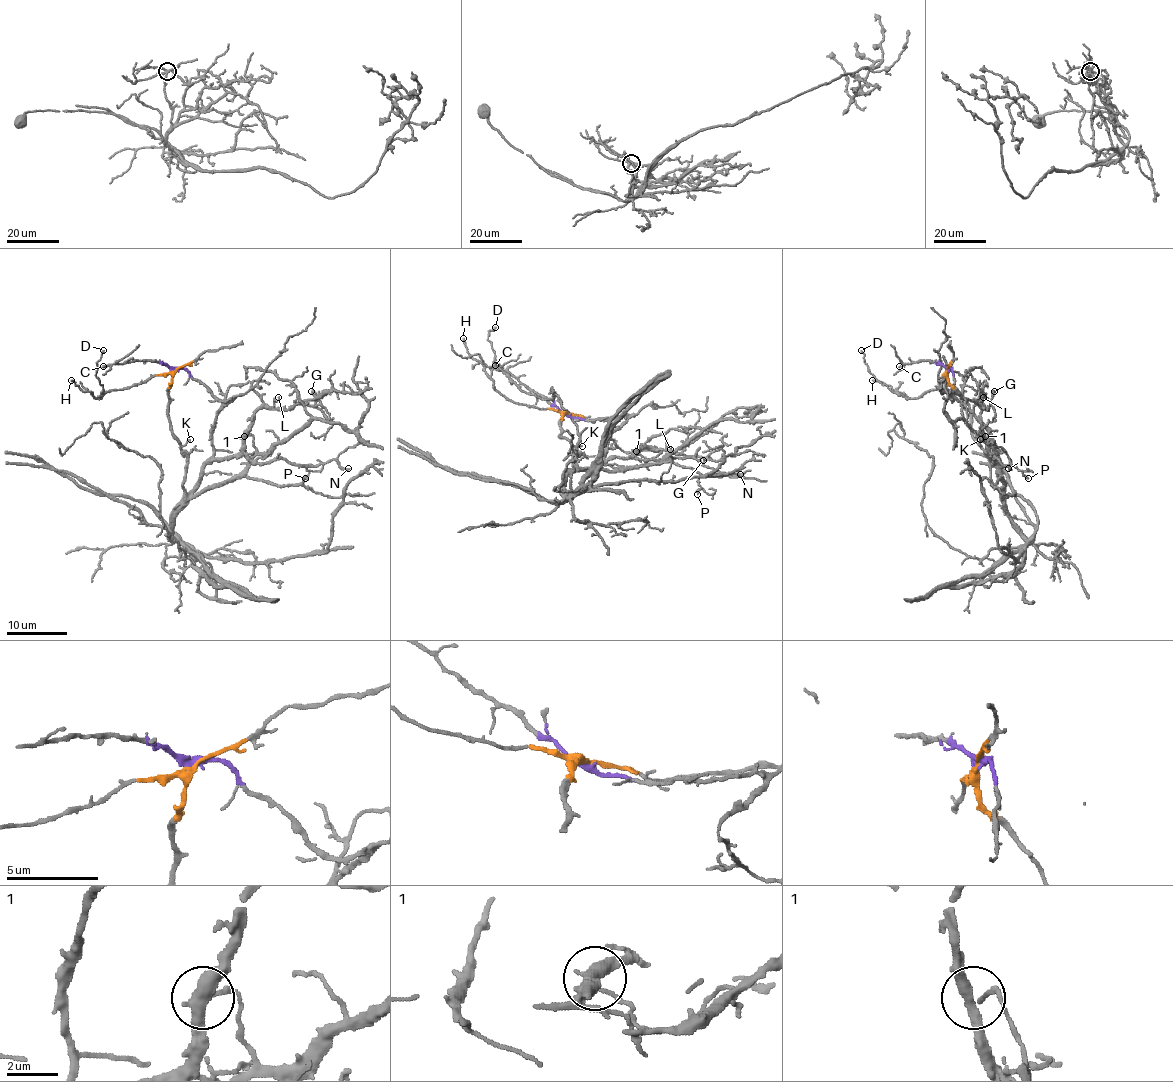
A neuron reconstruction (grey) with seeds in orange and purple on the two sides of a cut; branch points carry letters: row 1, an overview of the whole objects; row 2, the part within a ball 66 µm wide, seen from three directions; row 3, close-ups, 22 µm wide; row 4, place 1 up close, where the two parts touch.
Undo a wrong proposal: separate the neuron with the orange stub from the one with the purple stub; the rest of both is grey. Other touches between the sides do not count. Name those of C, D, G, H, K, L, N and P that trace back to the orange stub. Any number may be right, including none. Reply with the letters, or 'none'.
D, H, K

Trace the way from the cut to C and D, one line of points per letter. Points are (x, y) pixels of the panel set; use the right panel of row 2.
C: (947, 370), (931, 360), (917, 360), (899, 367)
D: (947, 370), (938, 386), (916, 398), (905, 398), (873, 376), (861, 350)

